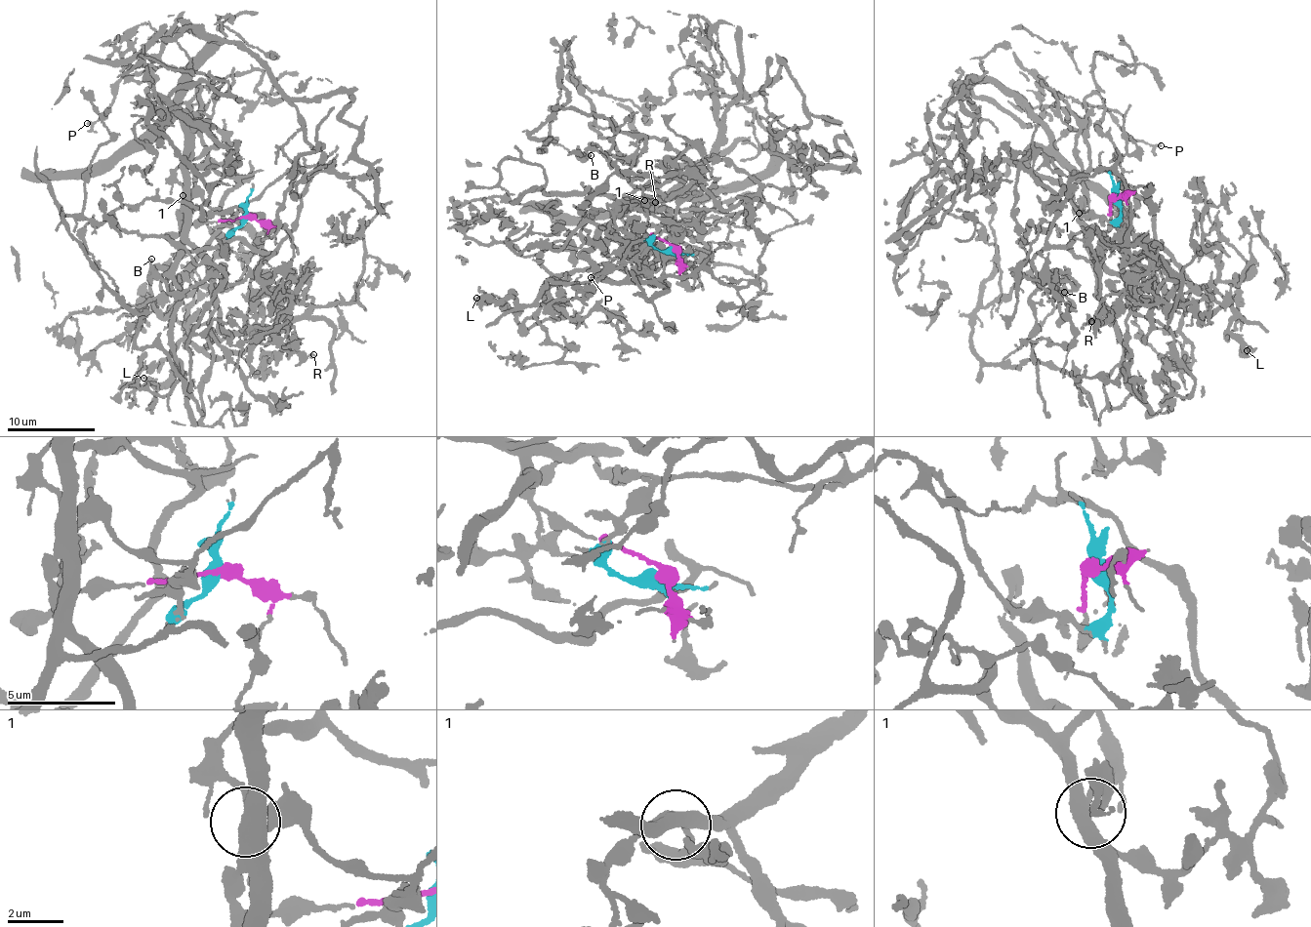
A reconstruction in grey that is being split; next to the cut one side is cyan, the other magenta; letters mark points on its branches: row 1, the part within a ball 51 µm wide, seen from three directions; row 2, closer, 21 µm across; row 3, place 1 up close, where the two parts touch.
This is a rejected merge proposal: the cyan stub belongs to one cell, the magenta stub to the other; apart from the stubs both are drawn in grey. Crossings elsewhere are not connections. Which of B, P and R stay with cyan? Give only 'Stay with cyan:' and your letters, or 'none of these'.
Stay with cyan: B, R

